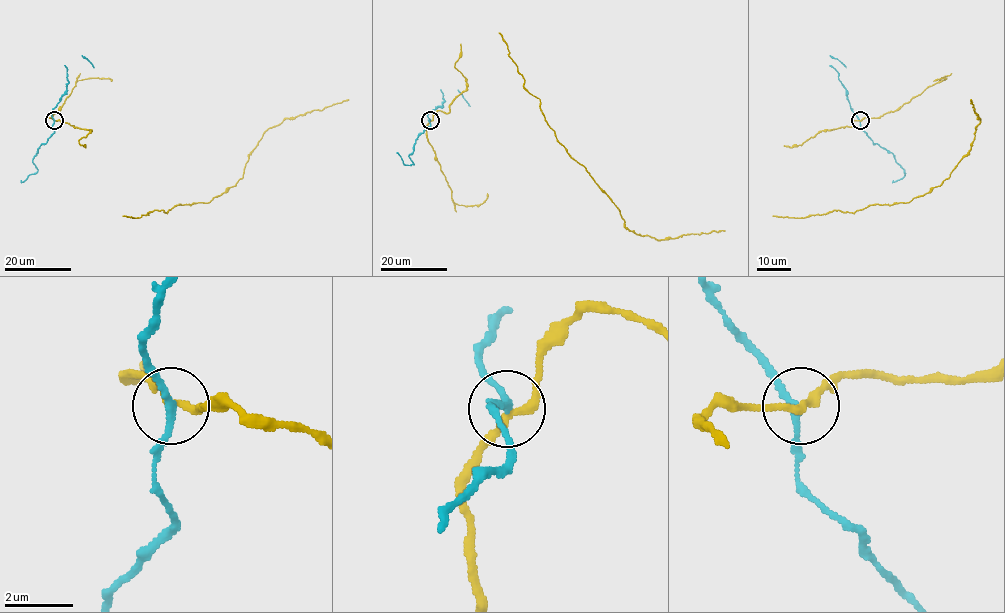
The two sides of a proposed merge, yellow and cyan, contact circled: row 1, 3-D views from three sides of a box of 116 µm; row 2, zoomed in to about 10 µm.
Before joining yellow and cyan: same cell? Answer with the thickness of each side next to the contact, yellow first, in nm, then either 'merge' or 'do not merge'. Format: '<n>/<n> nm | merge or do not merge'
220/200 nm | do not merge

